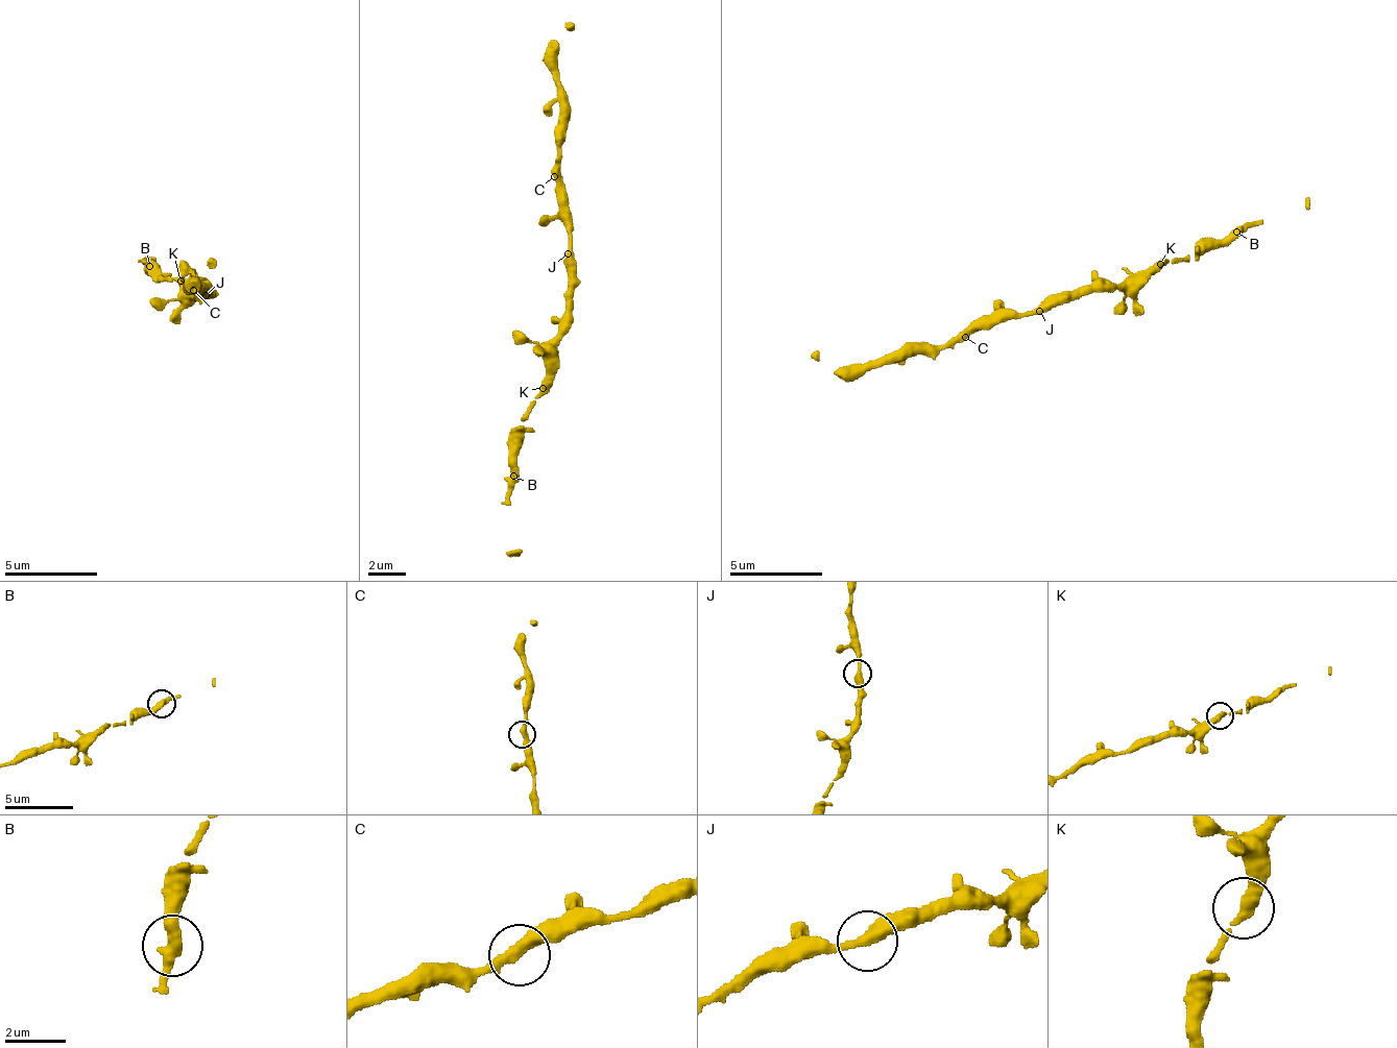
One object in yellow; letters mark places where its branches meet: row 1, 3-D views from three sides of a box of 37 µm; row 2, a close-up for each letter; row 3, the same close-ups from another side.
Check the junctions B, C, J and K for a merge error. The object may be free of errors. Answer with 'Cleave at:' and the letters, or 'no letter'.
Cleave at: no letter

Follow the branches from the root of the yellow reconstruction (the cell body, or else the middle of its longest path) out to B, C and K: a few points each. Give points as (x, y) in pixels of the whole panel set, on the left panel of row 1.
B: (206, 285), (205, 299), (195, 294), (195, 298), (194, 293), (161, 273), (151, 275), (151, 265)
C: (206, 285), (206, 293), (207, 279), (193, 290)
K: (206, 285), (205, 299), (195, 294), (195, 297), (194, 289), (181, 281)

